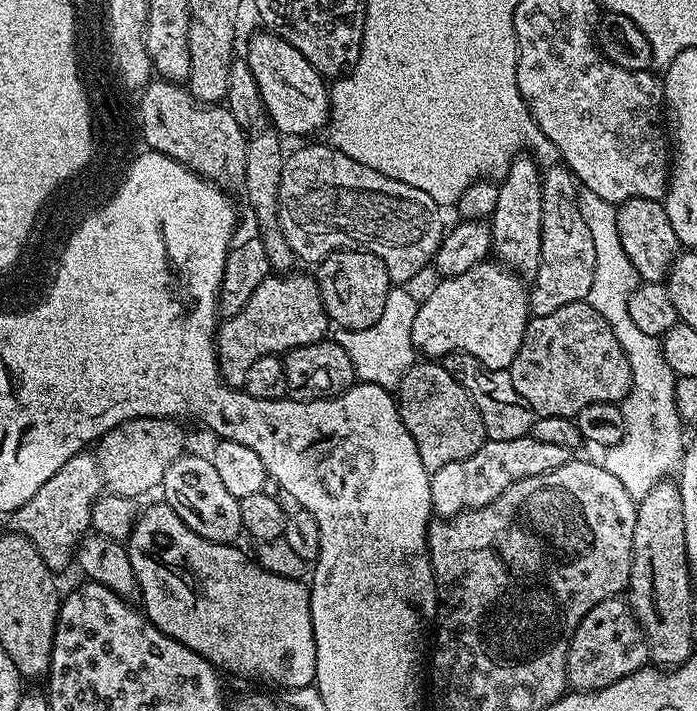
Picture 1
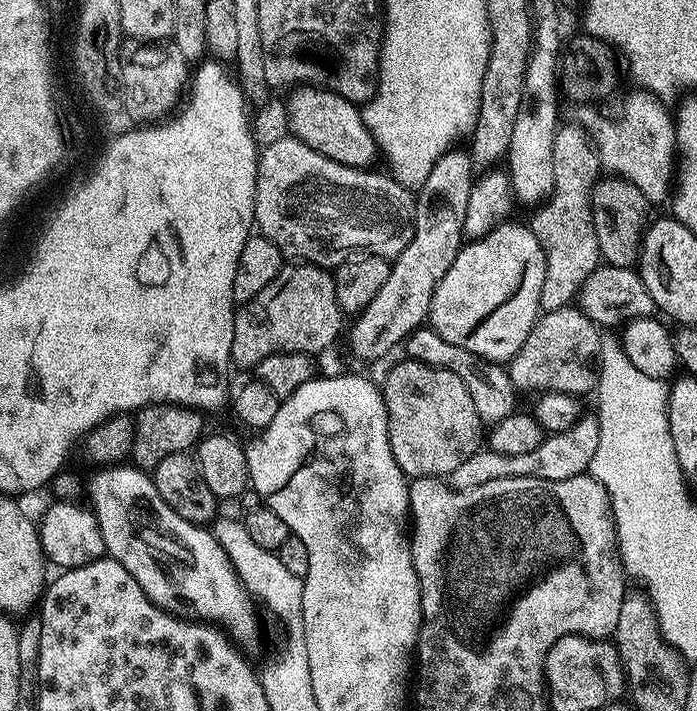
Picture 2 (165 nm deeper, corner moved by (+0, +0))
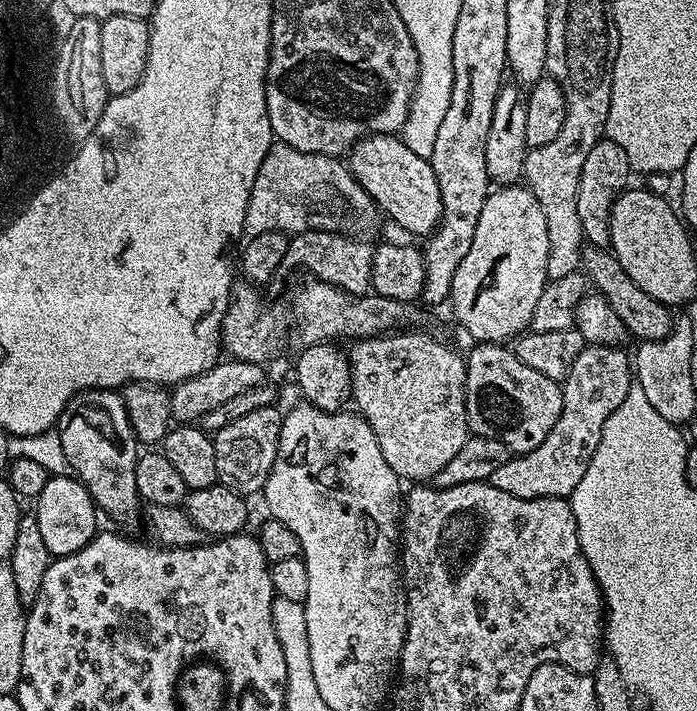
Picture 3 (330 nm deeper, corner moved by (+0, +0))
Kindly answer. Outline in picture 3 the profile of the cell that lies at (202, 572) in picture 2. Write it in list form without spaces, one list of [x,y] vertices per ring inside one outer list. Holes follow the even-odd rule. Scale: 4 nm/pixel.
[[[110,388],[79,392],[62,410],[58,421],[64,463],[83,482],[97,509],[116,520],[132,520],[142,508],[134,482],[138,441],[132,433],[123,395]]]

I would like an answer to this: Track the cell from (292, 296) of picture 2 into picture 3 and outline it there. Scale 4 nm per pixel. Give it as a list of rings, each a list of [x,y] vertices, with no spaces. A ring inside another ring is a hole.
[[[297,232],[289,239],[285,265],[300,264],[311,275],[340,289],[352,298],[360,298],[372,287],[373,245],[360,238],[341,236],[339,232]]]

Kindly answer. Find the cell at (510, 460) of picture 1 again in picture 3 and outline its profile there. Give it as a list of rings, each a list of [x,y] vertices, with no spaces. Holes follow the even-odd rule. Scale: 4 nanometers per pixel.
[[[589,344],[585,346],[574,366],[570,366],[568,376],[562,381],[564,390],[564,409],[554,422],[554,430],[546,434],[546,442],[529,452],[513,455],[507,462],[500,464],[498,470],[490,477],[490,482],[514,498],[554,498],[555,496],[571,497],[572,492],[582,482],[594,450],[602,438],[606,418],[622,406],[622,398],[632,389],[634,368],[625,349],[610,344]]]

